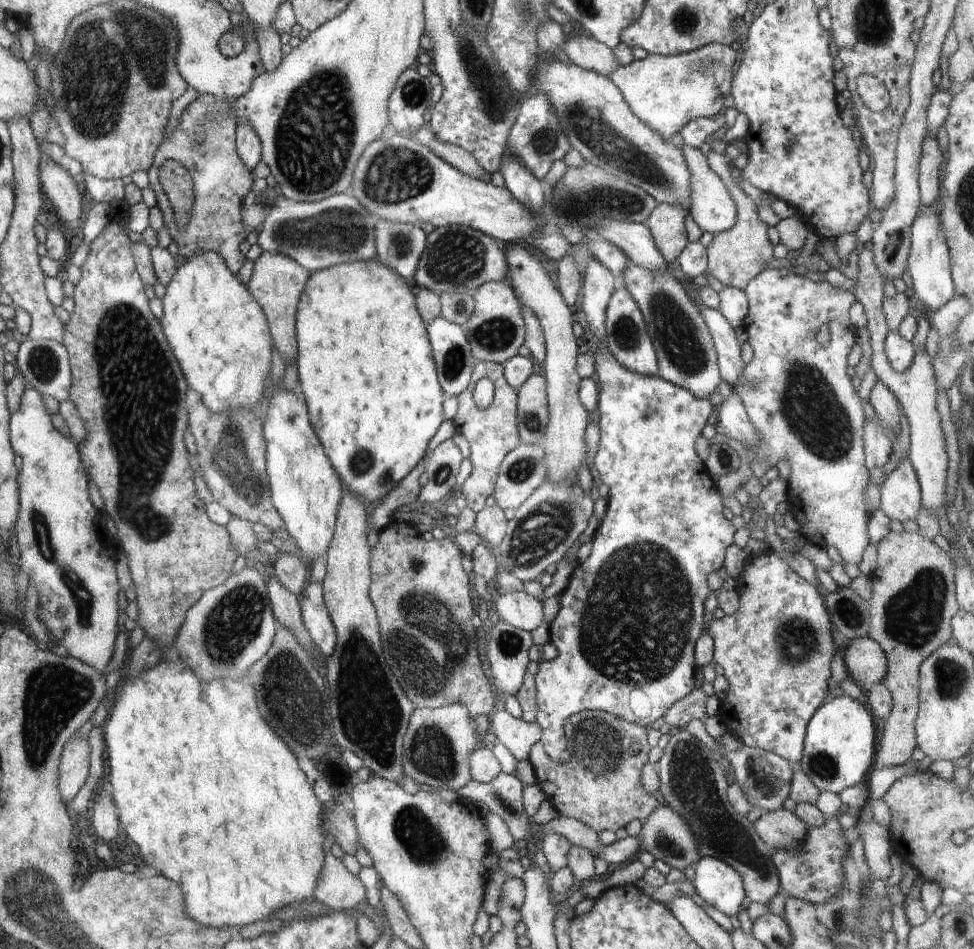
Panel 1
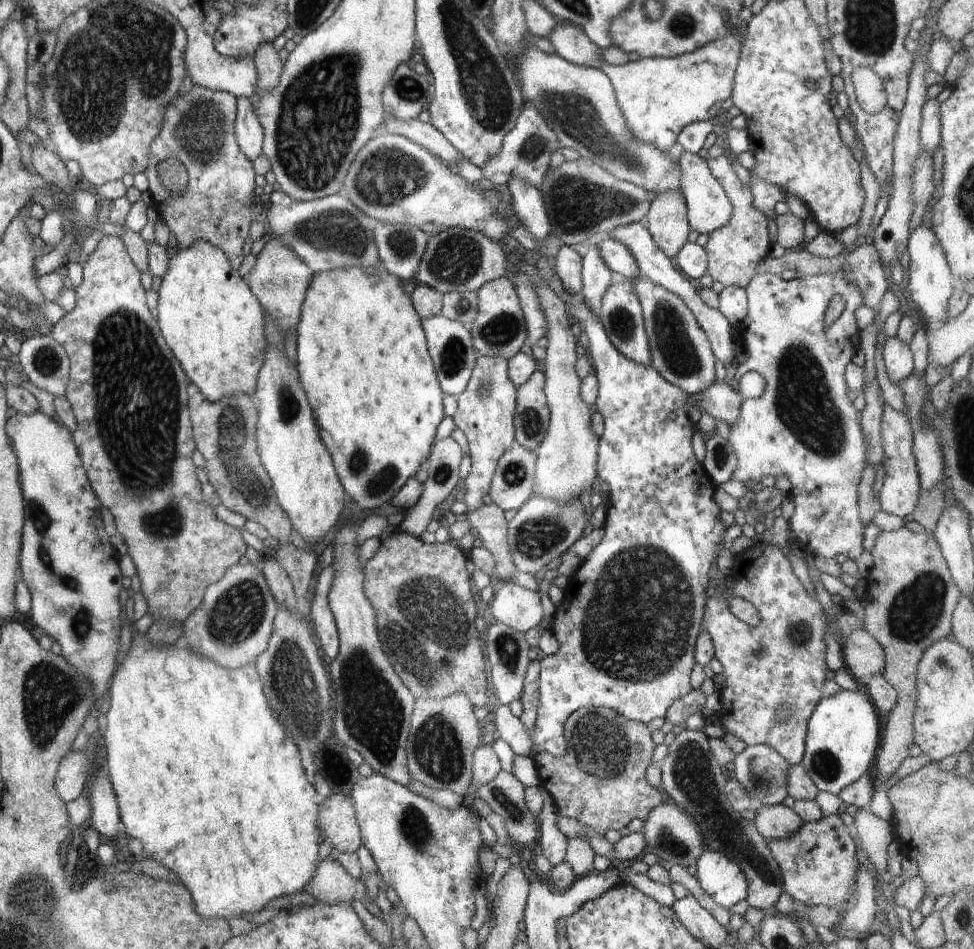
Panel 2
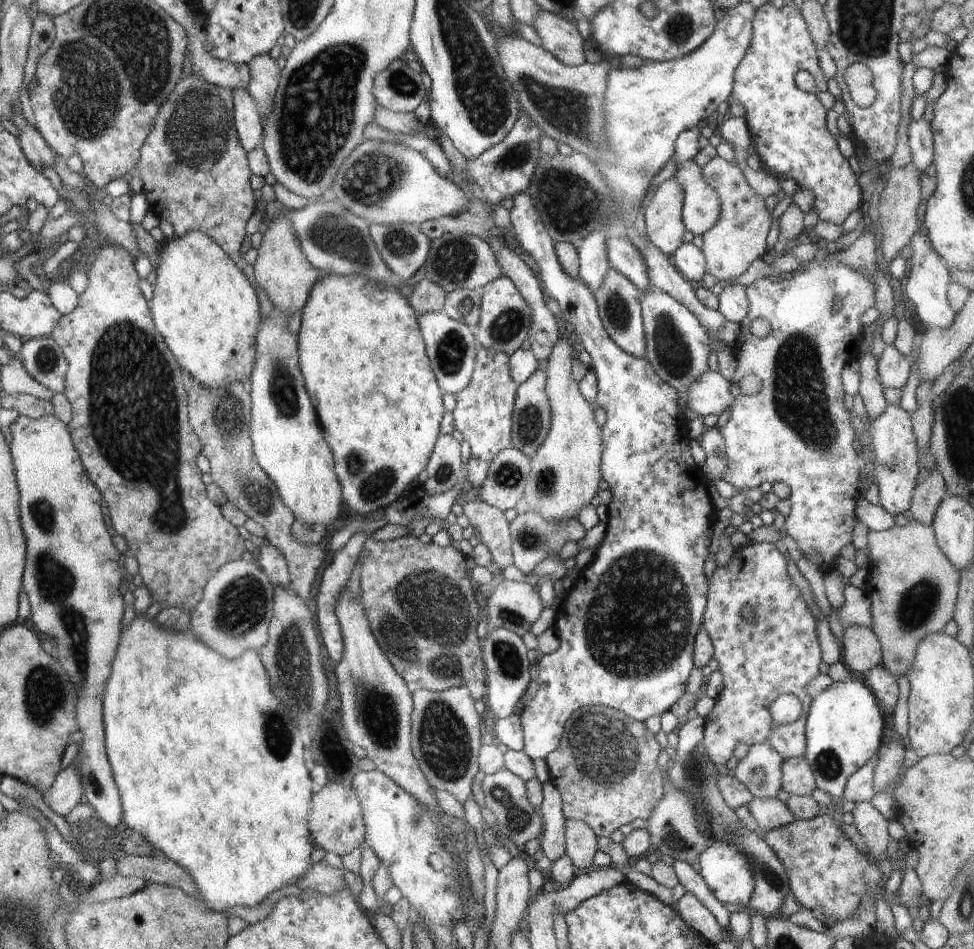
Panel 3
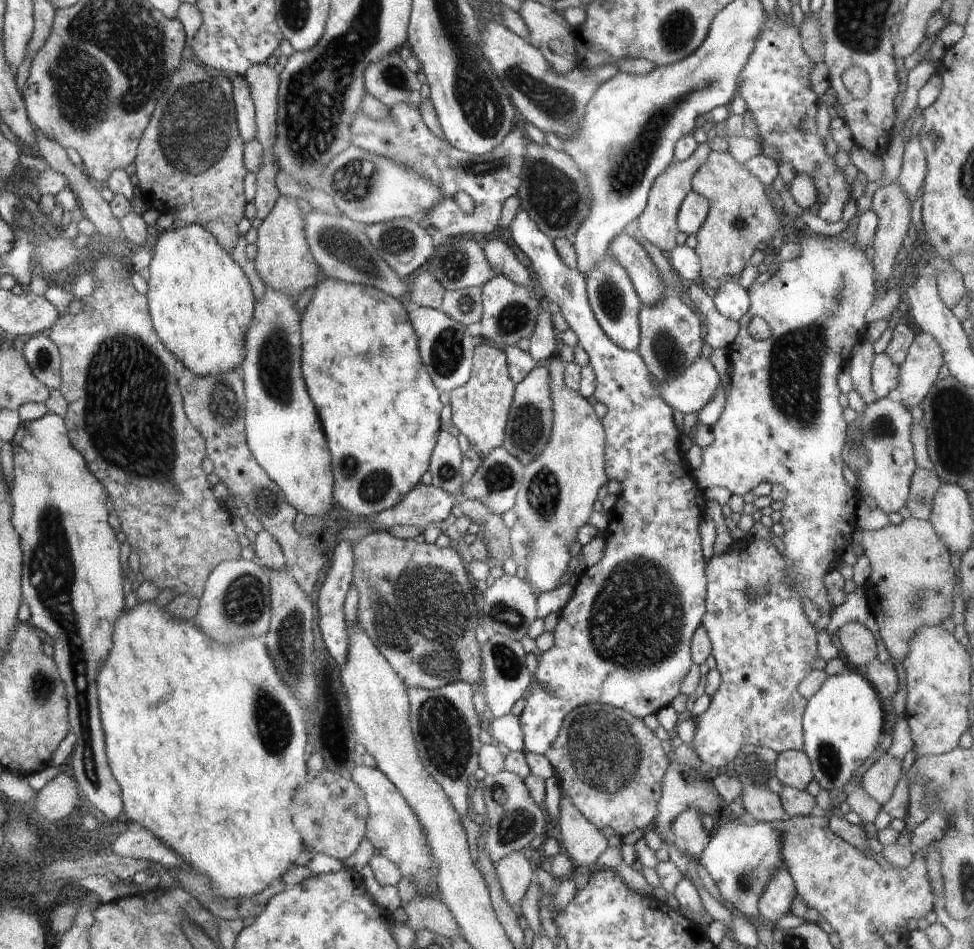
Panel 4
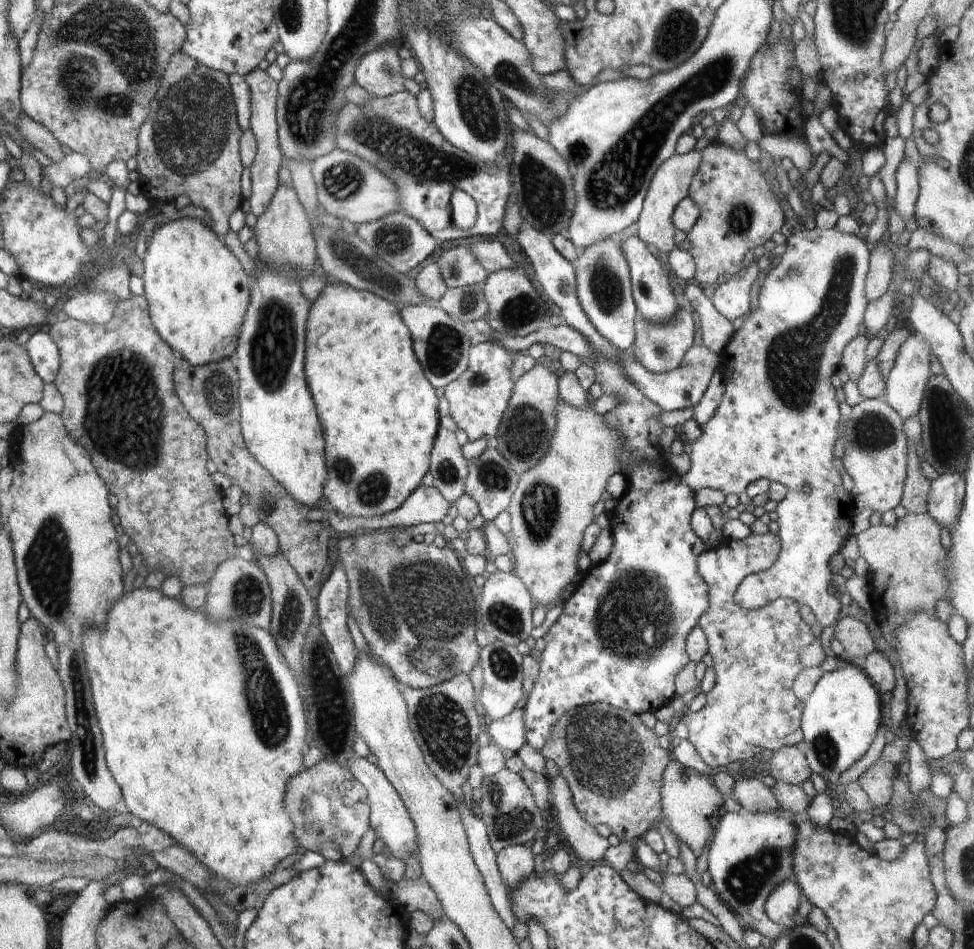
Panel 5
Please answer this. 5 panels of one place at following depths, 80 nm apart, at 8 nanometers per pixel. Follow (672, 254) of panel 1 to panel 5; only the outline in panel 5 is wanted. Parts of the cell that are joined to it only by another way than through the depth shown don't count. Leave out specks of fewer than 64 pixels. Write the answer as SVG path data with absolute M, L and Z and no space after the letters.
M692 151L685 155L671 156L652 177L646 198L643 202L643 209L638 217L637 237L647 244L653 251L670 253L676 247L674 234L677 228L673 225L672 215L680 201L688 197L688 189L694 174L701 163L701 151Z

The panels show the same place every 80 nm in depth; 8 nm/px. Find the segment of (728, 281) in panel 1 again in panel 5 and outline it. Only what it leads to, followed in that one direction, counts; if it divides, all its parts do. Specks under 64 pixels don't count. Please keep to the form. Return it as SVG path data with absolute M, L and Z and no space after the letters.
M718 141L701 150L699 169L691 180L688 197L699 206L700 216L687 234L691 249L688 252L695 262L695 278L706 285L713 285L724 278L736 277L744 266L748 252L756 246L770 242L772 236L784 226L784 215L779 200L765 181L758 166L746 157Z

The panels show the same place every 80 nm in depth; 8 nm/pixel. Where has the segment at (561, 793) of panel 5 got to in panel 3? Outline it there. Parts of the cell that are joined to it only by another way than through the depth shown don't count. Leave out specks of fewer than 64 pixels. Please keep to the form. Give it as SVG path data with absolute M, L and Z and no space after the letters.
M566 819L565 855L572 861L577 874L593 868L593 858L598 852L597 838L585 822Z

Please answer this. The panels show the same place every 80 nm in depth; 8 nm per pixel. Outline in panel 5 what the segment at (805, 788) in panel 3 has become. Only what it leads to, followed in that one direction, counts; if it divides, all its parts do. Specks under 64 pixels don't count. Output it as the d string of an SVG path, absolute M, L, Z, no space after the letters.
M798 747L778 749L773 752L772 758L768 762L770 763L770 776L777 781L784 781L799 787L813 773L805 754Z

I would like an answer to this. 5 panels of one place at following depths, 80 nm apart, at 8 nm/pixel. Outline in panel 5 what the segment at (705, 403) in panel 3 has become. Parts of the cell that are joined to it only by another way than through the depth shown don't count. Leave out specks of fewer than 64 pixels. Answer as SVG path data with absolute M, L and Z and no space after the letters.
M693 344L693 347L684 355L683 363L677 369L660 375L646 370L633 358L629 350L621 351L623 356L620 362L635 387L638 387L652 402L661 406L664 411L680 411L688 407L694 409L702 400L702 396L719 366L718 355L709 351L703 344L700 346Z

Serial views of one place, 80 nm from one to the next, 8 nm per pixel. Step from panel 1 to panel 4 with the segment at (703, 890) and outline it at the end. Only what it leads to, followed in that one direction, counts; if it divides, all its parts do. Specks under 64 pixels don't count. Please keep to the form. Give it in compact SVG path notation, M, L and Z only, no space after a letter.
M733 814L728 816L728 822L711 838L698 863L708 870L721 897L728 902L732 910L742 913L753 923L764 921L757 904L771 874L776 869L784 869L781 860L781 835L772 826L773 823L757 821L754 826L749 826L740 817Z

